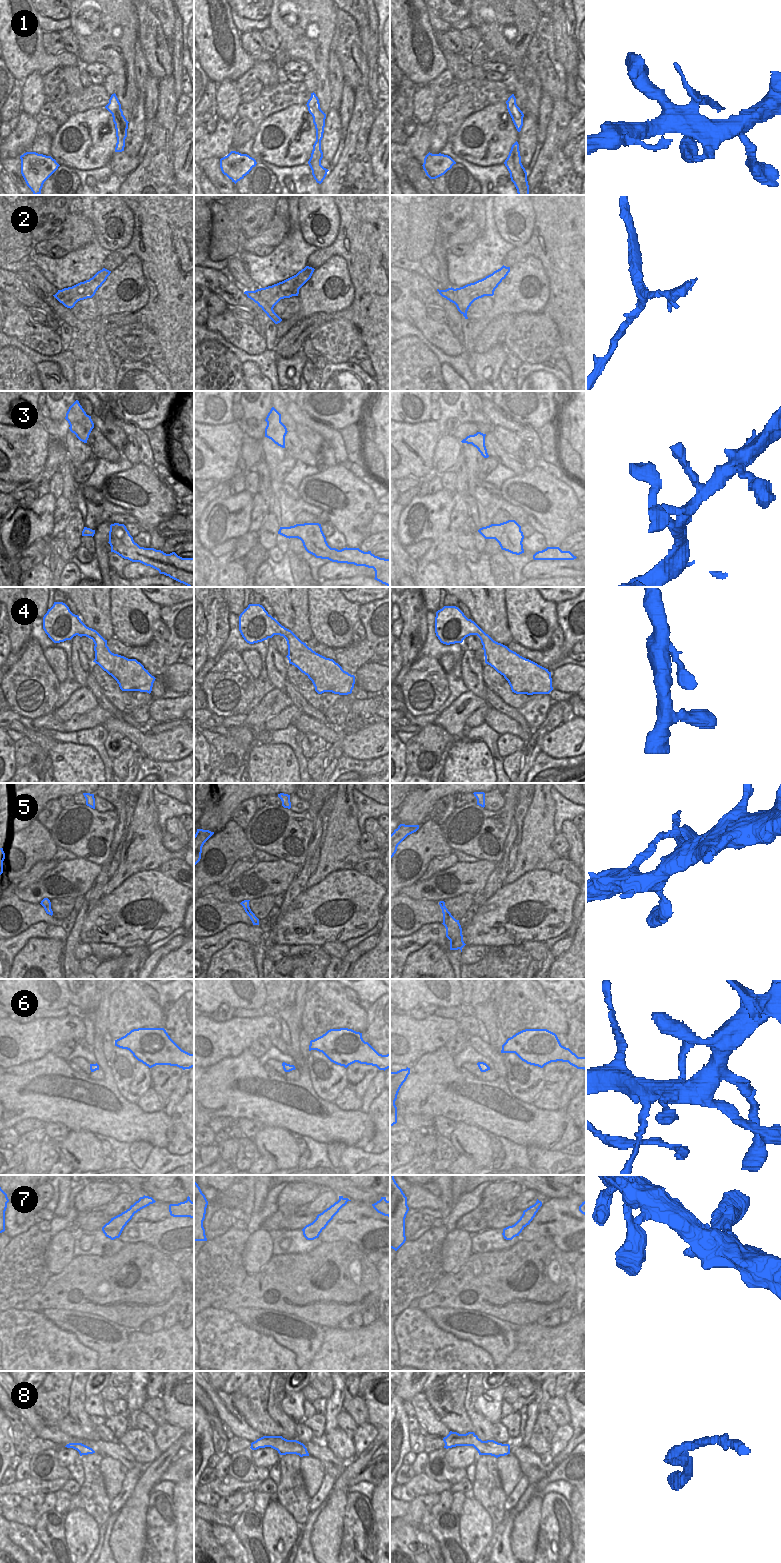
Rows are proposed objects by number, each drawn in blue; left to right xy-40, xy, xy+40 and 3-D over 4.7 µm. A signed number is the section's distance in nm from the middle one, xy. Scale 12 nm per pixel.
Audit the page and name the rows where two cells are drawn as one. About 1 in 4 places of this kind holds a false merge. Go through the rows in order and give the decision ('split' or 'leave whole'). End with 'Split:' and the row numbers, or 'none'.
1: leave whole
2: leave whole
3: leave whole
4: leave whole
5: leave whole
6: leave whole
7: leave whole
8: leave whole
Split: none

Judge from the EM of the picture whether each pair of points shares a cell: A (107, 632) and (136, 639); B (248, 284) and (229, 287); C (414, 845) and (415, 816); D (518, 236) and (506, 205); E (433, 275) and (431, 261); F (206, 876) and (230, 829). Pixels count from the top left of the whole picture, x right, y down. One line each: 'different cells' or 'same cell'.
A: different cells
B: different cells
C: different cells
D: same cell
E: same cell
F: same cell

